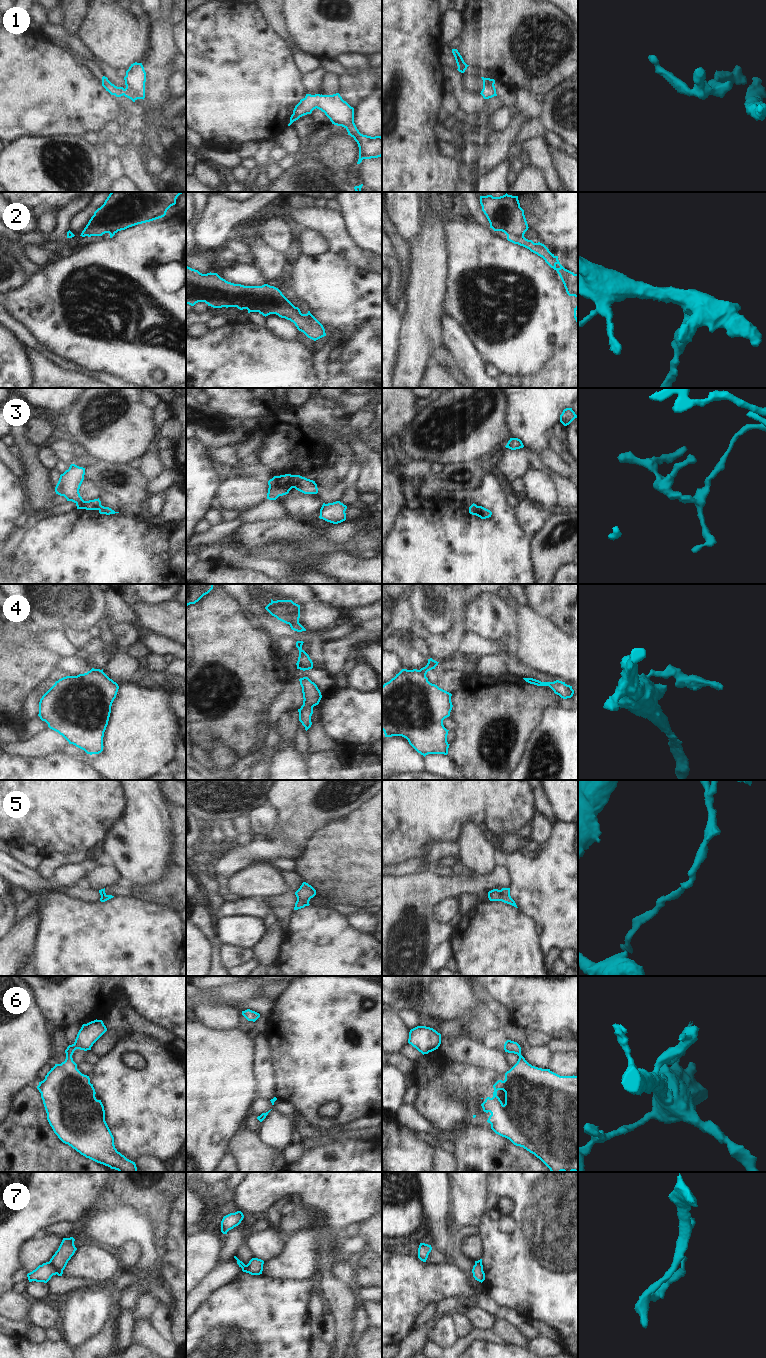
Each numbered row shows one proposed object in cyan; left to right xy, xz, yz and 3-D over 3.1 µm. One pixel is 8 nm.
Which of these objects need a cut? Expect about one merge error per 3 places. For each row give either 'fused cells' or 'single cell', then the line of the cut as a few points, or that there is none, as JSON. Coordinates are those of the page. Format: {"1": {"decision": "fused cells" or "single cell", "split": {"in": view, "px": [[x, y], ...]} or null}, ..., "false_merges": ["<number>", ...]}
{"1": {"decision": "single cell", "split": null}, "2": {"decision": "fused cells", "split": {"in": "yz", "px": [[505, 232], [523, 236]]}}, "3": {"decision": "fused cells", "split": {"in": "xz", "px": [[297, 475], [293, 487]]}}, "4": {"decision": "fused cells", "split": {"in": "xz", "px": [[298, 621], [289, 624]]}}, "5": {"decision": "single cell", "split": null}, "6": {"decision": "single cell", "split": null}, "7": {"decision": "fused cells", "split": {"in": "xy", "px": [[48, 1262], [56, 1273]]}}, "false_merges": ["2", "3", "4", "7"]}

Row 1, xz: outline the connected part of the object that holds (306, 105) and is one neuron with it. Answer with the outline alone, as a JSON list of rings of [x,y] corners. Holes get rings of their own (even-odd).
[[[339,93],[333,95],[306,94],[295,106],[288,126],[300,117],[311,114],[316,108],[324,112],[332,124],[344,127],[348,135],[357,142],[359,147],[357,164],[360,164],[363,159],[382,156],[382,137],[371,137],[359,132],[354,123],[354,108],[344,101]]]

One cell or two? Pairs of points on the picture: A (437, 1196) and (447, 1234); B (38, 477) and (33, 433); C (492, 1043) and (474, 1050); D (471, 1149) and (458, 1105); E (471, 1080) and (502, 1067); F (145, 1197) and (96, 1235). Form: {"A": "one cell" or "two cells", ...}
{"A": "one cell", "B": "two cells", "C": "two cells", "D": "two cells", "E": "two cells", "F": "two cells"}

